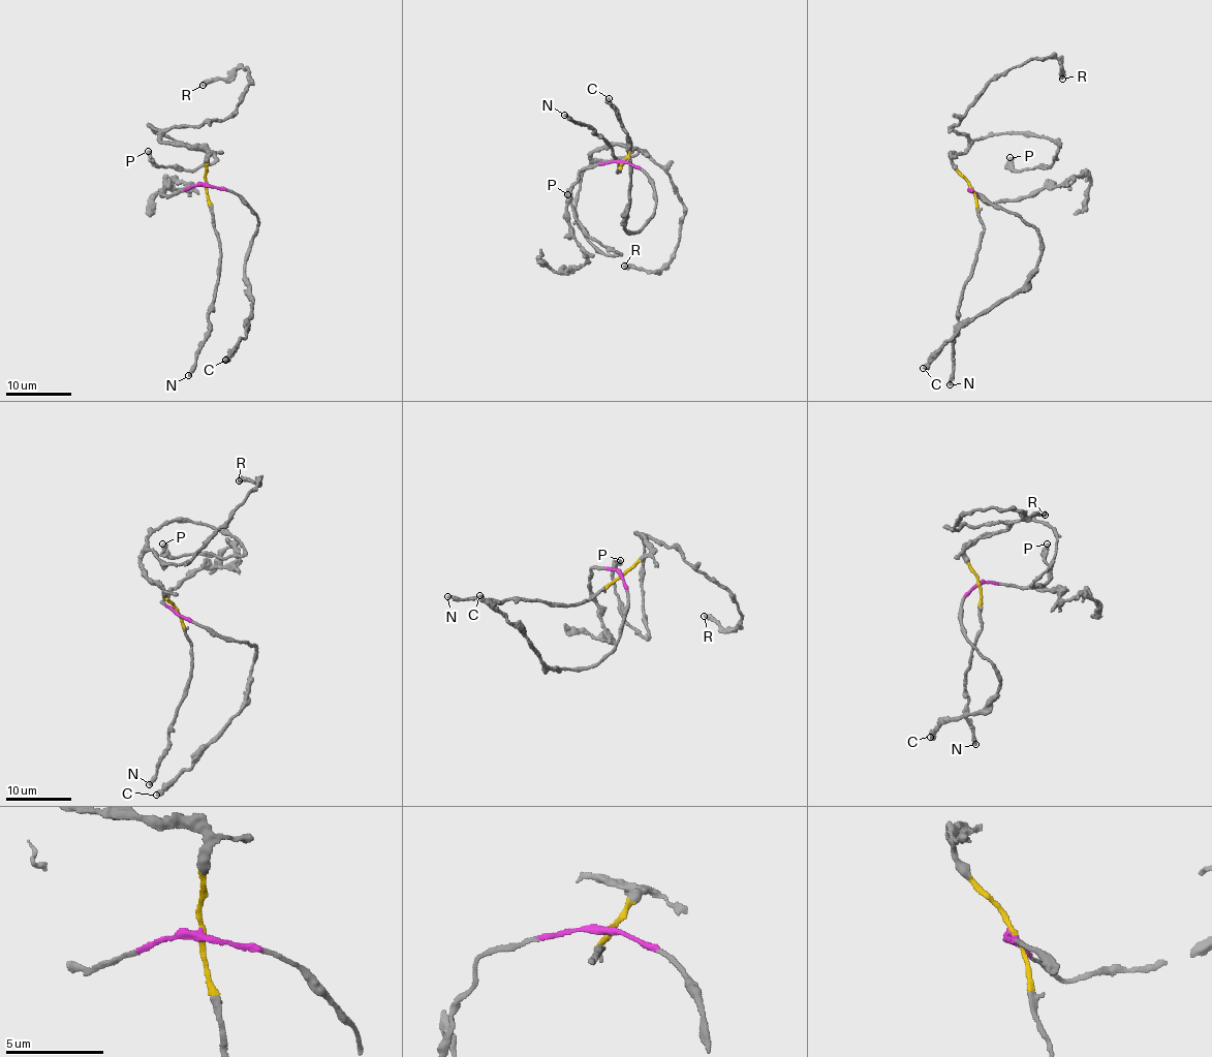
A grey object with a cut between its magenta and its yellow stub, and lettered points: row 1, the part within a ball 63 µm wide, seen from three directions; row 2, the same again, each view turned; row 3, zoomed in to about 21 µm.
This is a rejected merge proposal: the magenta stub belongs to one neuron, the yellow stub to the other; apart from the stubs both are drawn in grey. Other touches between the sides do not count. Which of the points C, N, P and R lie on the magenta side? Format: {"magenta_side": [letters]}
{"magenta_side": ["C"]}

